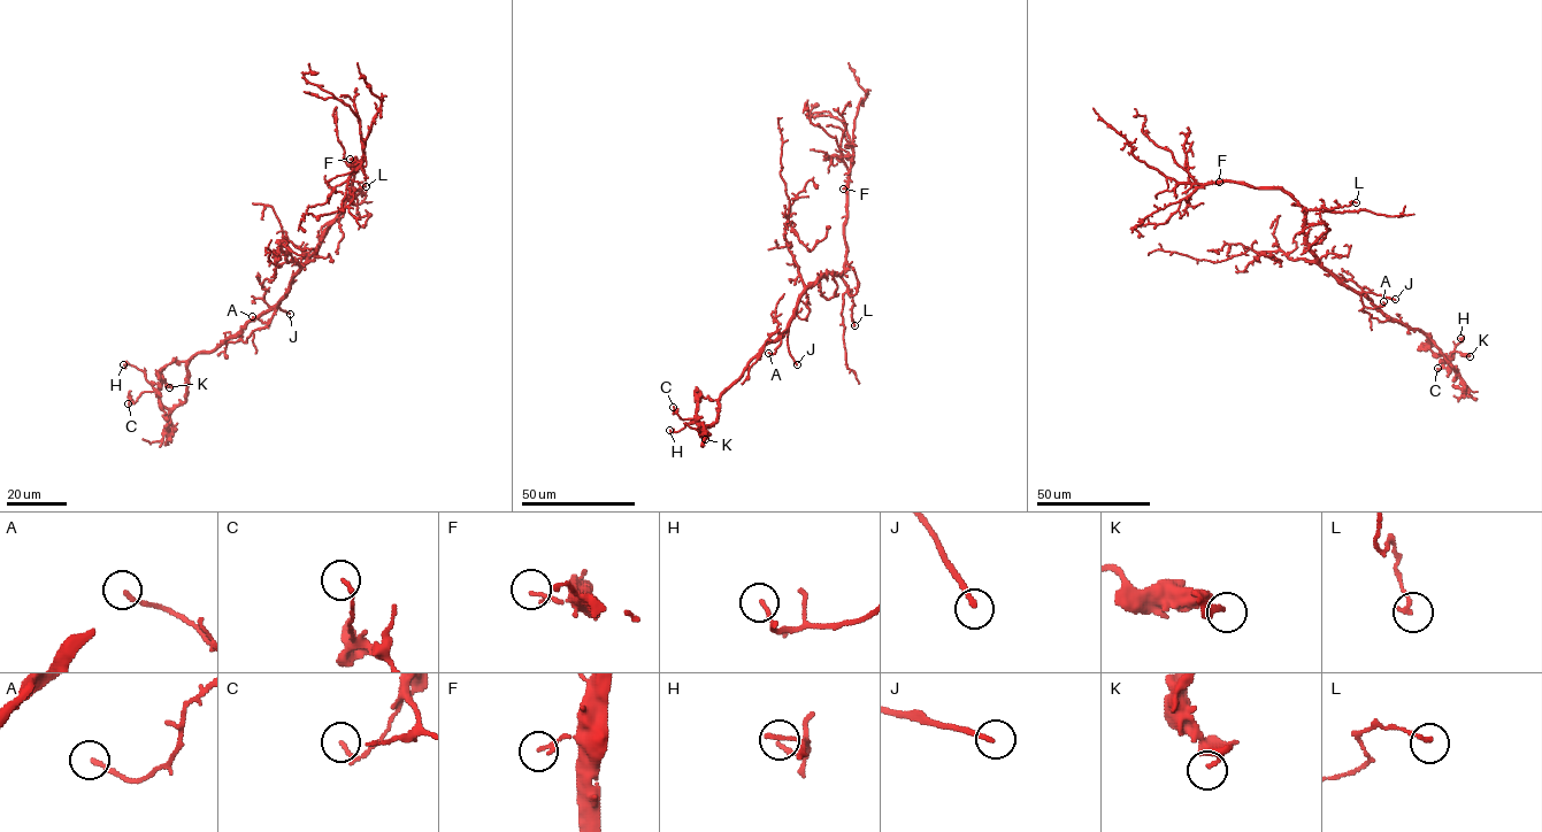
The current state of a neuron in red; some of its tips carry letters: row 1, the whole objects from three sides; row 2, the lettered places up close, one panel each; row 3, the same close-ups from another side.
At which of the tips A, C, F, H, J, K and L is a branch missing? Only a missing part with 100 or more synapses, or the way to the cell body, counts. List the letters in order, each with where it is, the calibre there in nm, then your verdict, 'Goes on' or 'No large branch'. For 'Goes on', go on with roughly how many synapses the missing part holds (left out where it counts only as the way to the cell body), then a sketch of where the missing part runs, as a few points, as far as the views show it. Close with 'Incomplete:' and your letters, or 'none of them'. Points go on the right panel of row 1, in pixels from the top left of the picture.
A: Place: (1383, 301). Thickness 140 nm. No large branch
C: Place: (1437, 368). Thickness 130 nm. No large branch
F: Place: (1219, 182). Thickness 120 nm. No large branch
H: Place: (1460, 338). Thickness 140 nm. No large branch
J: Place: (1395, 299). Thickness 190 nm. Goes on. Course of what is missing: (1395, 299), (1440, 316), (1481, 352), (1488, 363), (1535, 386)
K: Place: (1470, 356). Thickness 320 nm. No large branch
L: Place: (1356, 202). Thickness 140 nm. No large branch
Incomplete: J

